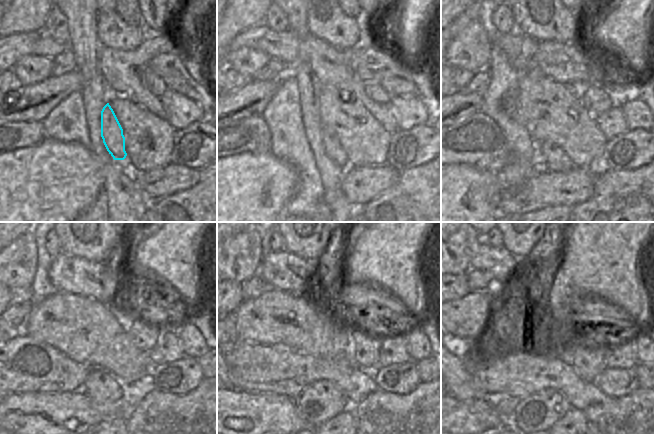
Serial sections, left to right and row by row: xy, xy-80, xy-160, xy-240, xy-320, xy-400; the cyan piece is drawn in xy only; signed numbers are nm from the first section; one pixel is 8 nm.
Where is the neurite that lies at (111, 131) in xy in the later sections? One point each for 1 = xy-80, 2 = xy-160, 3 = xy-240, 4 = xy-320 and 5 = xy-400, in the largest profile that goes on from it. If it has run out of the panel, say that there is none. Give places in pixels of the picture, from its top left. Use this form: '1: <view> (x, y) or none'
1: xy-80 (333, 149)
2: xy-160 (554, 158)
3: xy-240 (101, 386)
4: xy-320 (321, 401)
5: xy-400 (539, 411)

